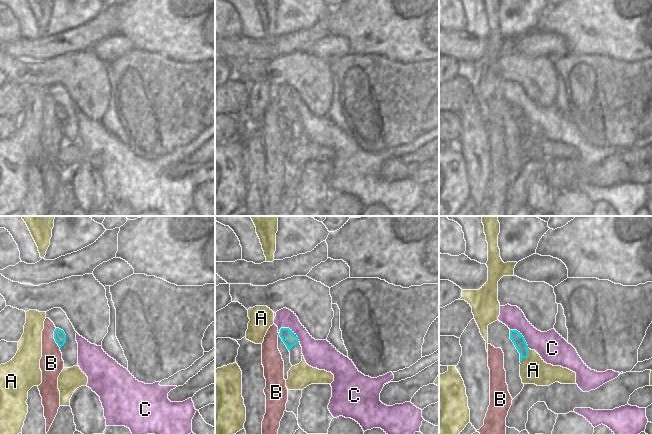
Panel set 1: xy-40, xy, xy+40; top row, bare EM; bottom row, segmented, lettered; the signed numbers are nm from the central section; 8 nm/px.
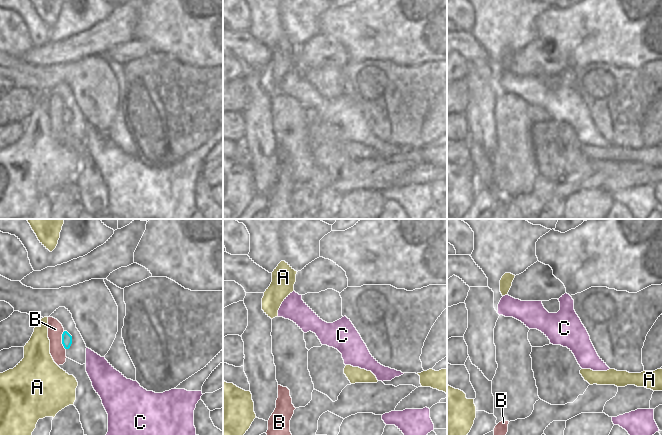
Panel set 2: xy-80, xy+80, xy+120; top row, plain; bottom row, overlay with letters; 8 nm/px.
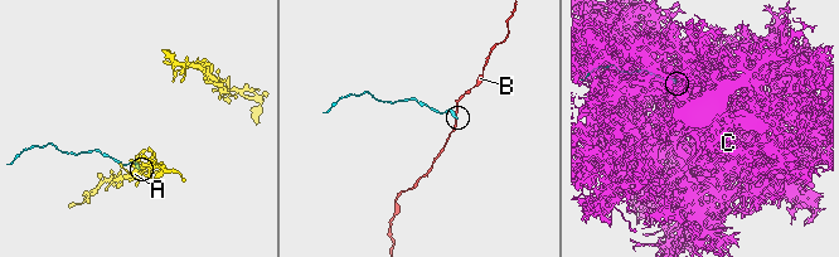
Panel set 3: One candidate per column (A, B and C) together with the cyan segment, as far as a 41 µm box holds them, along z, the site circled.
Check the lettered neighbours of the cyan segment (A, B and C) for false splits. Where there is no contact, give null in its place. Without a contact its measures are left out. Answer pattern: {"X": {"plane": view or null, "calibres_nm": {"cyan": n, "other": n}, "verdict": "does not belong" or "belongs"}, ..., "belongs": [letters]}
{"A": {"plane": "xy+40", "calibres_nm": {"cyan": 90, "other": 220}, "verdict": "does not belong"}, "B": {"plane": "xy-40", "calibres_nm": {"cyan": 90, "other": 190}, "verdict": "does not belong"}, "C": {"plane": "xy", "calibres_nm": {"cyan": 120, "other": 180}, "verdict": "does not belong"}, "belongs": []}

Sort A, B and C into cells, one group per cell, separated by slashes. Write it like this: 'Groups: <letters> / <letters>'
Groups: A / B / C.

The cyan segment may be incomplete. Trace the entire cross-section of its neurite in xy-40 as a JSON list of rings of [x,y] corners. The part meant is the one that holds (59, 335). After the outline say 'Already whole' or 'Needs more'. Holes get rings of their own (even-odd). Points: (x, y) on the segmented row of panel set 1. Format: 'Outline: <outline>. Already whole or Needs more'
Outline: [[[56,328],[54,331],[54,339],[61,348],[66,343],[66,335],[63,330]]]. Already whole.

